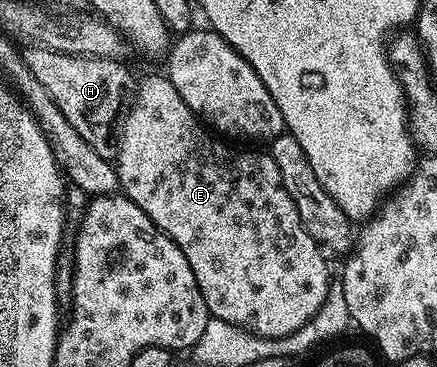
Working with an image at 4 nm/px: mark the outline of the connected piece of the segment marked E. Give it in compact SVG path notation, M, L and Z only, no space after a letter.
M168 75L147 77L142 84L140 81L136 85L132 105L124 117L123 127L119 132L119 143L116 145L116 148L118 147L117 160L115 156L117 183L120 191L133 200L135 206L139 206L139 210L143 210L143 214L147 214L147 218L151 218L151 222L155 222L155 226L159 230L163 230L163 234L167 234L167 238L171 238L171 242L175 242L175 246L179 246L179 250L183 250L183 258L187 258L187 262L191 266L191 274L195 274L195 282L203 294L203 302L207 302L207 310L212 319L231 322L235 326L255 333L256 336L268 336L271 340L280 340L281 337L289 336L295 330L303 327L317 313L319 306L323 306L331 283L329 268L325 265L328 264L327 258L319 250L315 238L311 238L311 234L307 234L307 230L299 218L299 210L295 206L291 194L287 194L287 190L283 186L283 178L279 174L279 166L273 155L268 151L244 152L241 148L232 148L231 145L224 144L224 139L216 140L212 135L217 137L202 123L196 113L184 104L179 96L179 91L175 90Z

